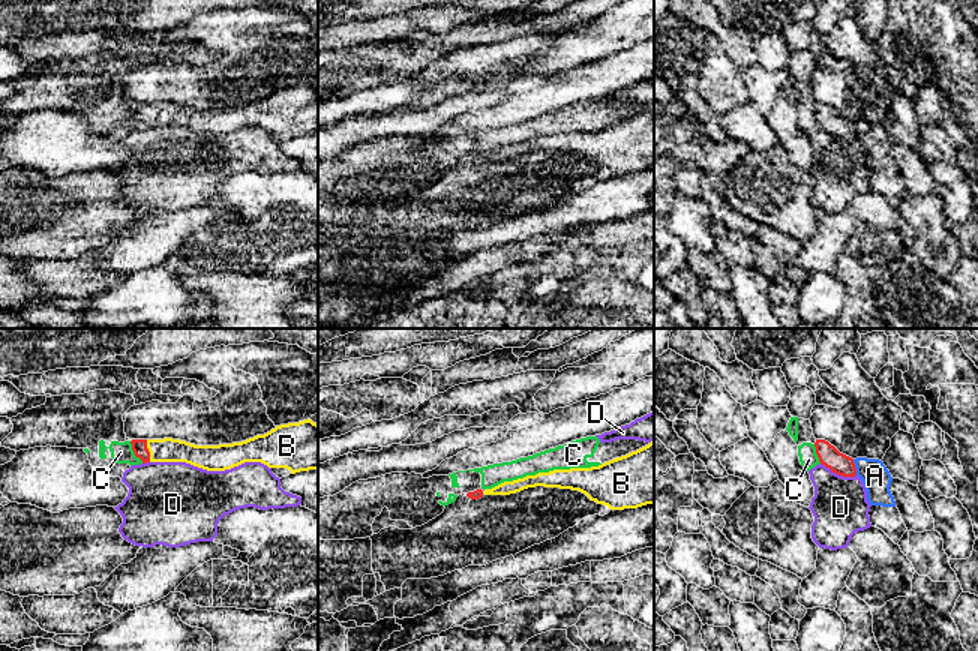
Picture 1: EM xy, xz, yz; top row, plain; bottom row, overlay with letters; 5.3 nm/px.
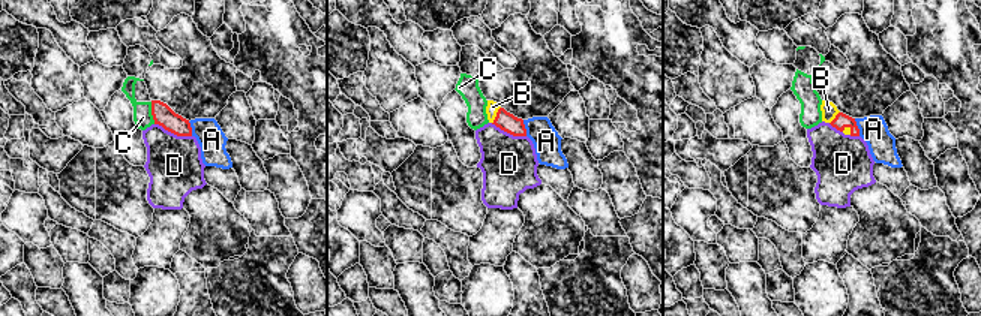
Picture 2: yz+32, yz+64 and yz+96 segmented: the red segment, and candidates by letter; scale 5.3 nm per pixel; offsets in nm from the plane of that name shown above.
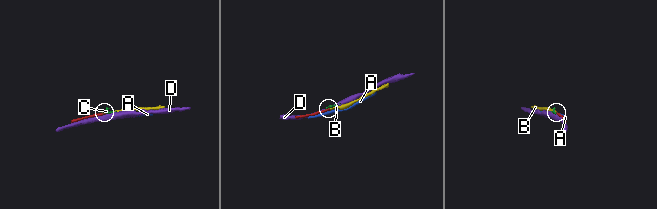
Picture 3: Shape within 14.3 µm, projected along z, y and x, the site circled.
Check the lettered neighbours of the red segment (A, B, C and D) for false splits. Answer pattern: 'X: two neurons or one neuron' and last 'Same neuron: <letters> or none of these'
A: two neurons
B: one neuron
C: two neurons
D: two neurons
Same neuron: B

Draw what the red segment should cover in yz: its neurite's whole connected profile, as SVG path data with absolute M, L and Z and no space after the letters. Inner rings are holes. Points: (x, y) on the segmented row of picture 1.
M816 440L816 454L819 462L830 468L832 472L843 477L855 477L856 468L854 459L840 453L834 446L825 440Z

